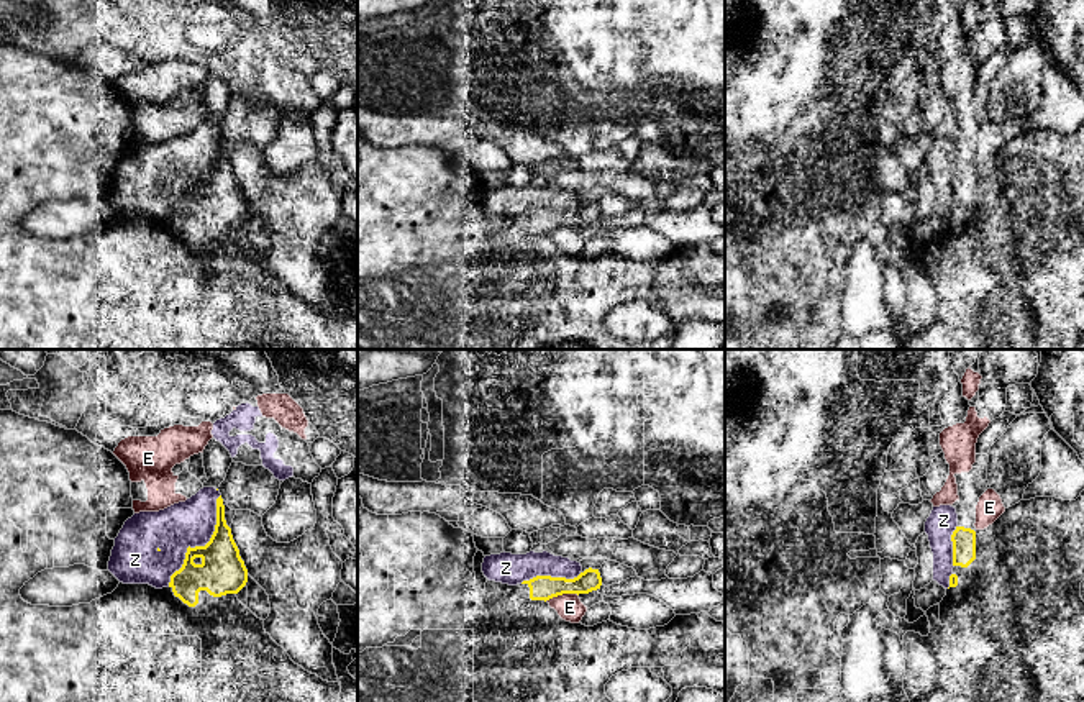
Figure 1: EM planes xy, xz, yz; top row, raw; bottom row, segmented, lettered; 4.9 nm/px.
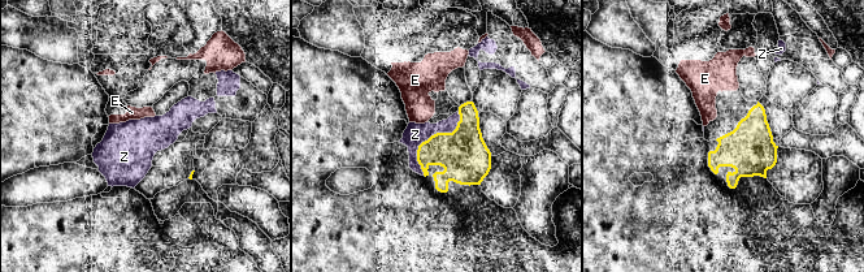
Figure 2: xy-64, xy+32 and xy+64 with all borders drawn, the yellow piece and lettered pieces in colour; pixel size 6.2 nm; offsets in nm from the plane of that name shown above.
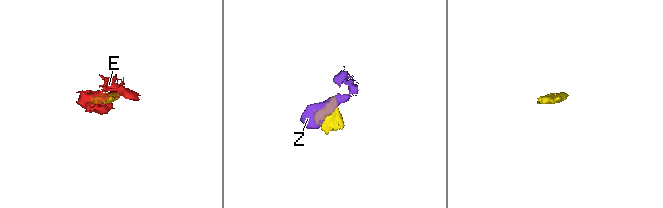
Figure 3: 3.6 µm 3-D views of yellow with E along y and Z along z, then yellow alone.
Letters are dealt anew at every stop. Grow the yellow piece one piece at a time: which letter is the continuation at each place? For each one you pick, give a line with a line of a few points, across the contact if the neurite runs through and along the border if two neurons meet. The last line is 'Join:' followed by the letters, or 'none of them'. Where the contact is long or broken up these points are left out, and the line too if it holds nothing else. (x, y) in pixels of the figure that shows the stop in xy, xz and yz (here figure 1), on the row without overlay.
E: Line: xz (542, 220), (561, 227), (569, 240)
Join: E

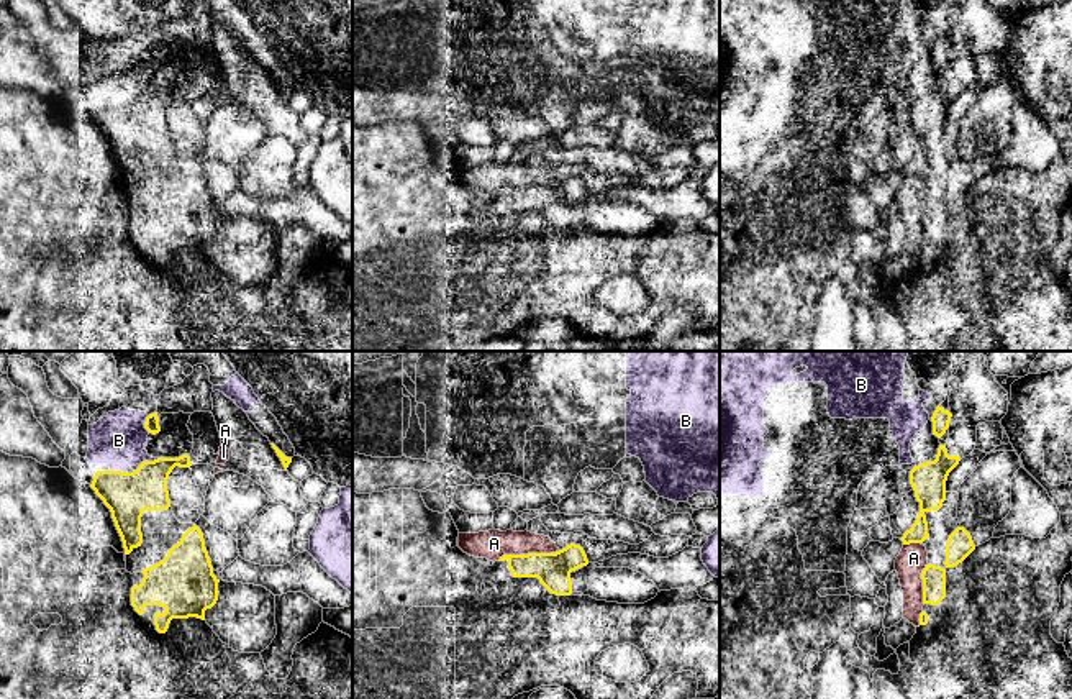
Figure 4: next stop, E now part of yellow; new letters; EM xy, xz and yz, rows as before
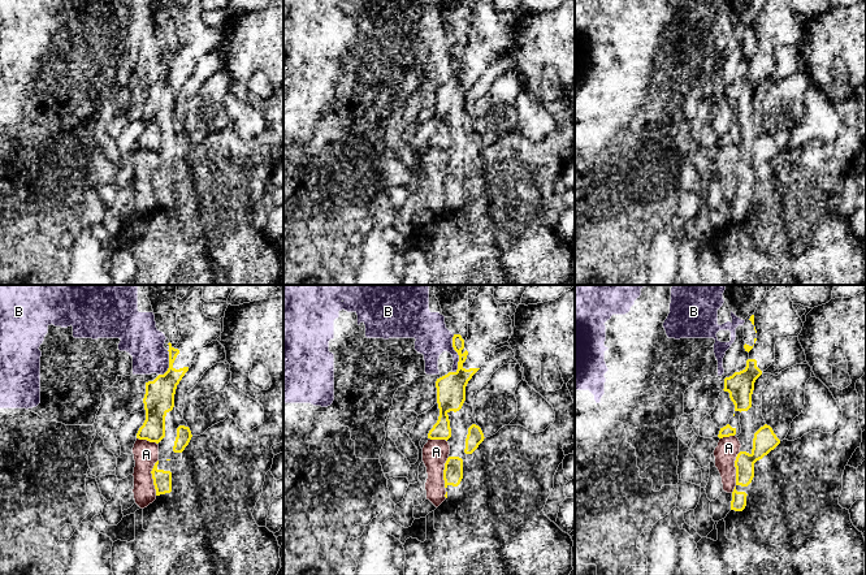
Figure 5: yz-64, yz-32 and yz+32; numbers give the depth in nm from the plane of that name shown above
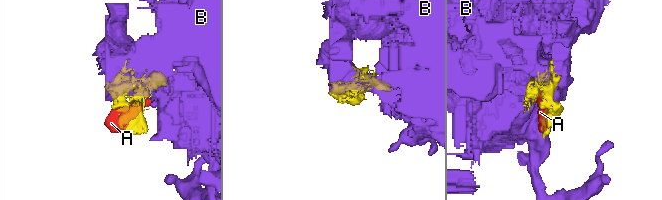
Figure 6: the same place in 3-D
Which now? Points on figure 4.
Join: none of them

